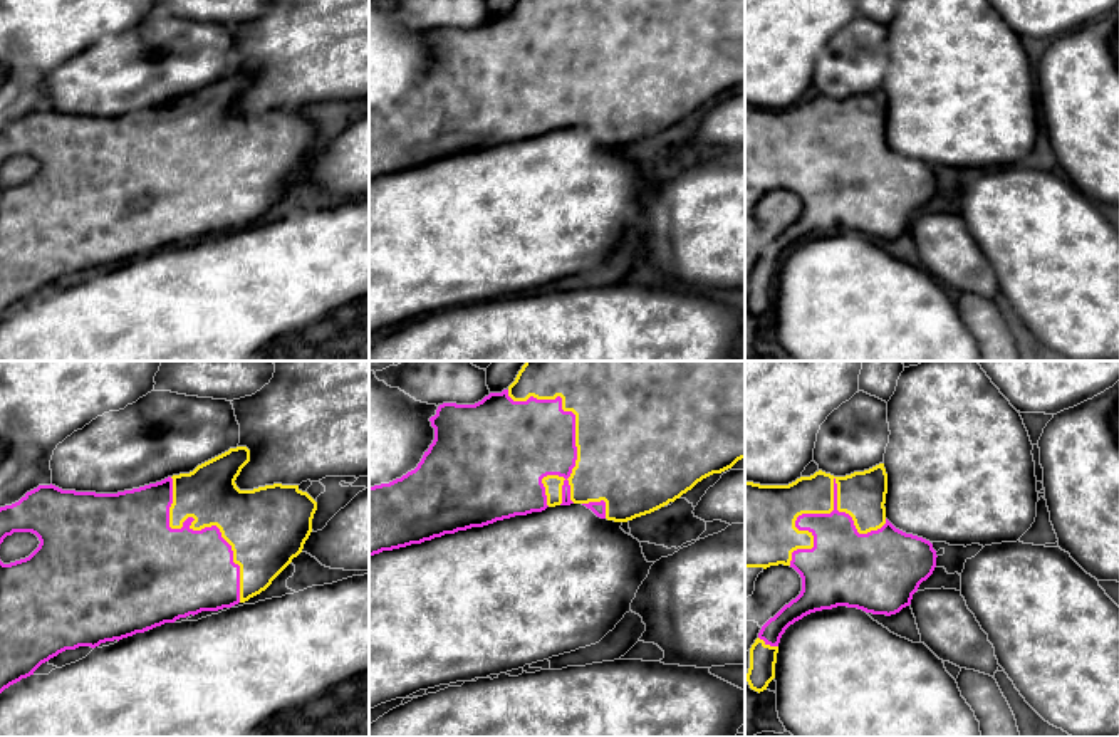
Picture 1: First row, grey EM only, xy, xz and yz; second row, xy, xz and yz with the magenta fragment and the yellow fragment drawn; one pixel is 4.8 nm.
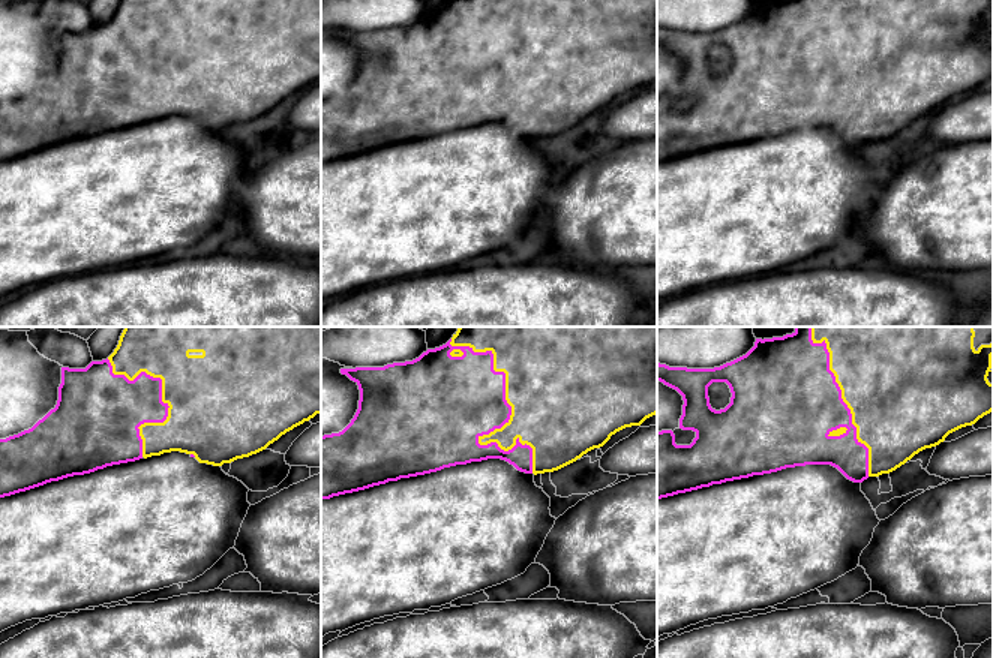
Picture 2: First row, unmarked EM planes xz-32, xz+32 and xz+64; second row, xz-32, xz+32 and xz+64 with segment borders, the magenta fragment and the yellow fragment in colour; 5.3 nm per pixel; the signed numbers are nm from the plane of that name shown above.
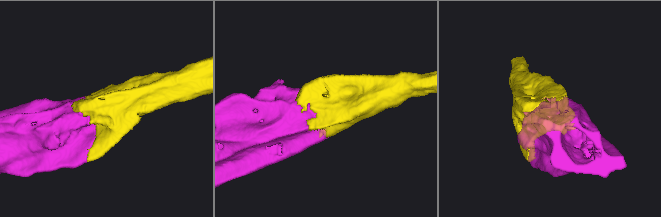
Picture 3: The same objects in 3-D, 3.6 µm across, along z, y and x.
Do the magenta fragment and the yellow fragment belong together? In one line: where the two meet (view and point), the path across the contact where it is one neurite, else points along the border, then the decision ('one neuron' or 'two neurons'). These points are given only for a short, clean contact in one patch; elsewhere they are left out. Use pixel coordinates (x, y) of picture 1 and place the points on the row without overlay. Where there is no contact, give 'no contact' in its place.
xz (574, 44) | one neuron

